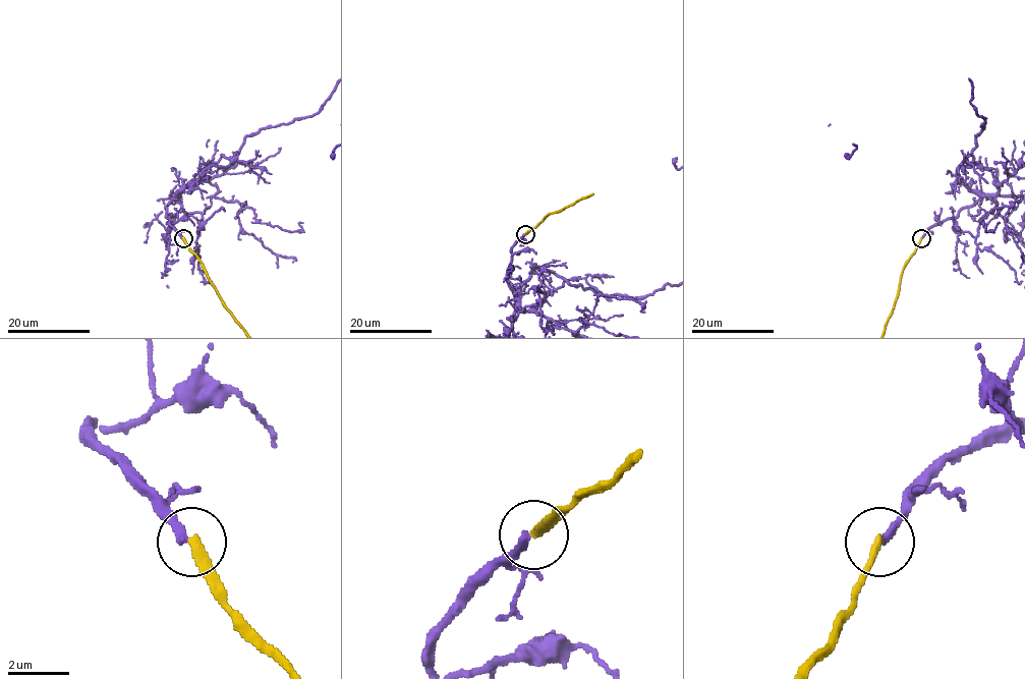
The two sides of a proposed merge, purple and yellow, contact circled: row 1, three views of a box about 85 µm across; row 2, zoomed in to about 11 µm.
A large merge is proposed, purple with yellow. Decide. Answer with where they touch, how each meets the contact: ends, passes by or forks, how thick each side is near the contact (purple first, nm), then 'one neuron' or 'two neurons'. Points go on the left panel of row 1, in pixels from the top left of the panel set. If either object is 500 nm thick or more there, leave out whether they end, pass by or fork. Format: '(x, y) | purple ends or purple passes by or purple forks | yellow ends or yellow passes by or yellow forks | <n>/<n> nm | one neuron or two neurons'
(183, 238) | purple ends | yellow ends | 280/280 nm | two neurons

